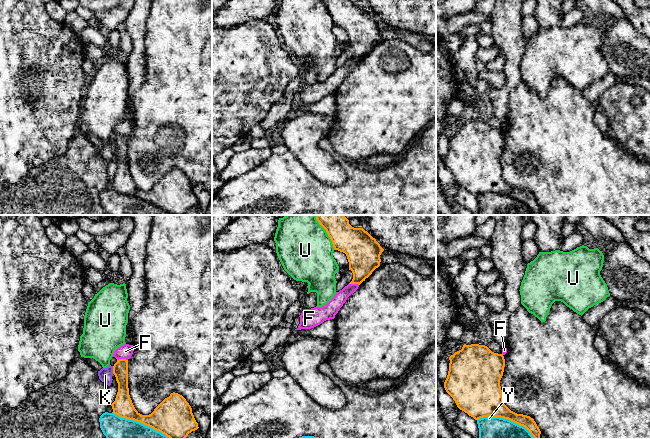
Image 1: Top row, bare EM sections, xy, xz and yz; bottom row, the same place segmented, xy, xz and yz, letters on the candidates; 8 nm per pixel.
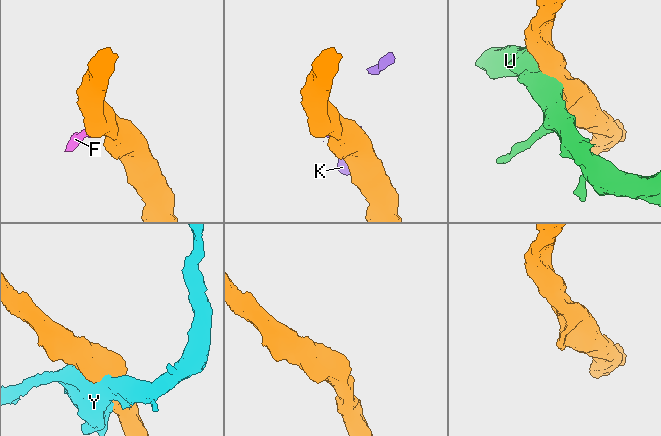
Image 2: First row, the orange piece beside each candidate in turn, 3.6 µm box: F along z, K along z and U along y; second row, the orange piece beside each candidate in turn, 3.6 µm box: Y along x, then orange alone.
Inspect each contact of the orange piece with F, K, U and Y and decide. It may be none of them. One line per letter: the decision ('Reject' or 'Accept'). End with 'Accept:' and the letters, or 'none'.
F: Reject
K: Reject
U: Reject
Y: Reject
Accept: none

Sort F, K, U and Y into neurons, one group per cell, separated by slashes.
F / K U / Y

